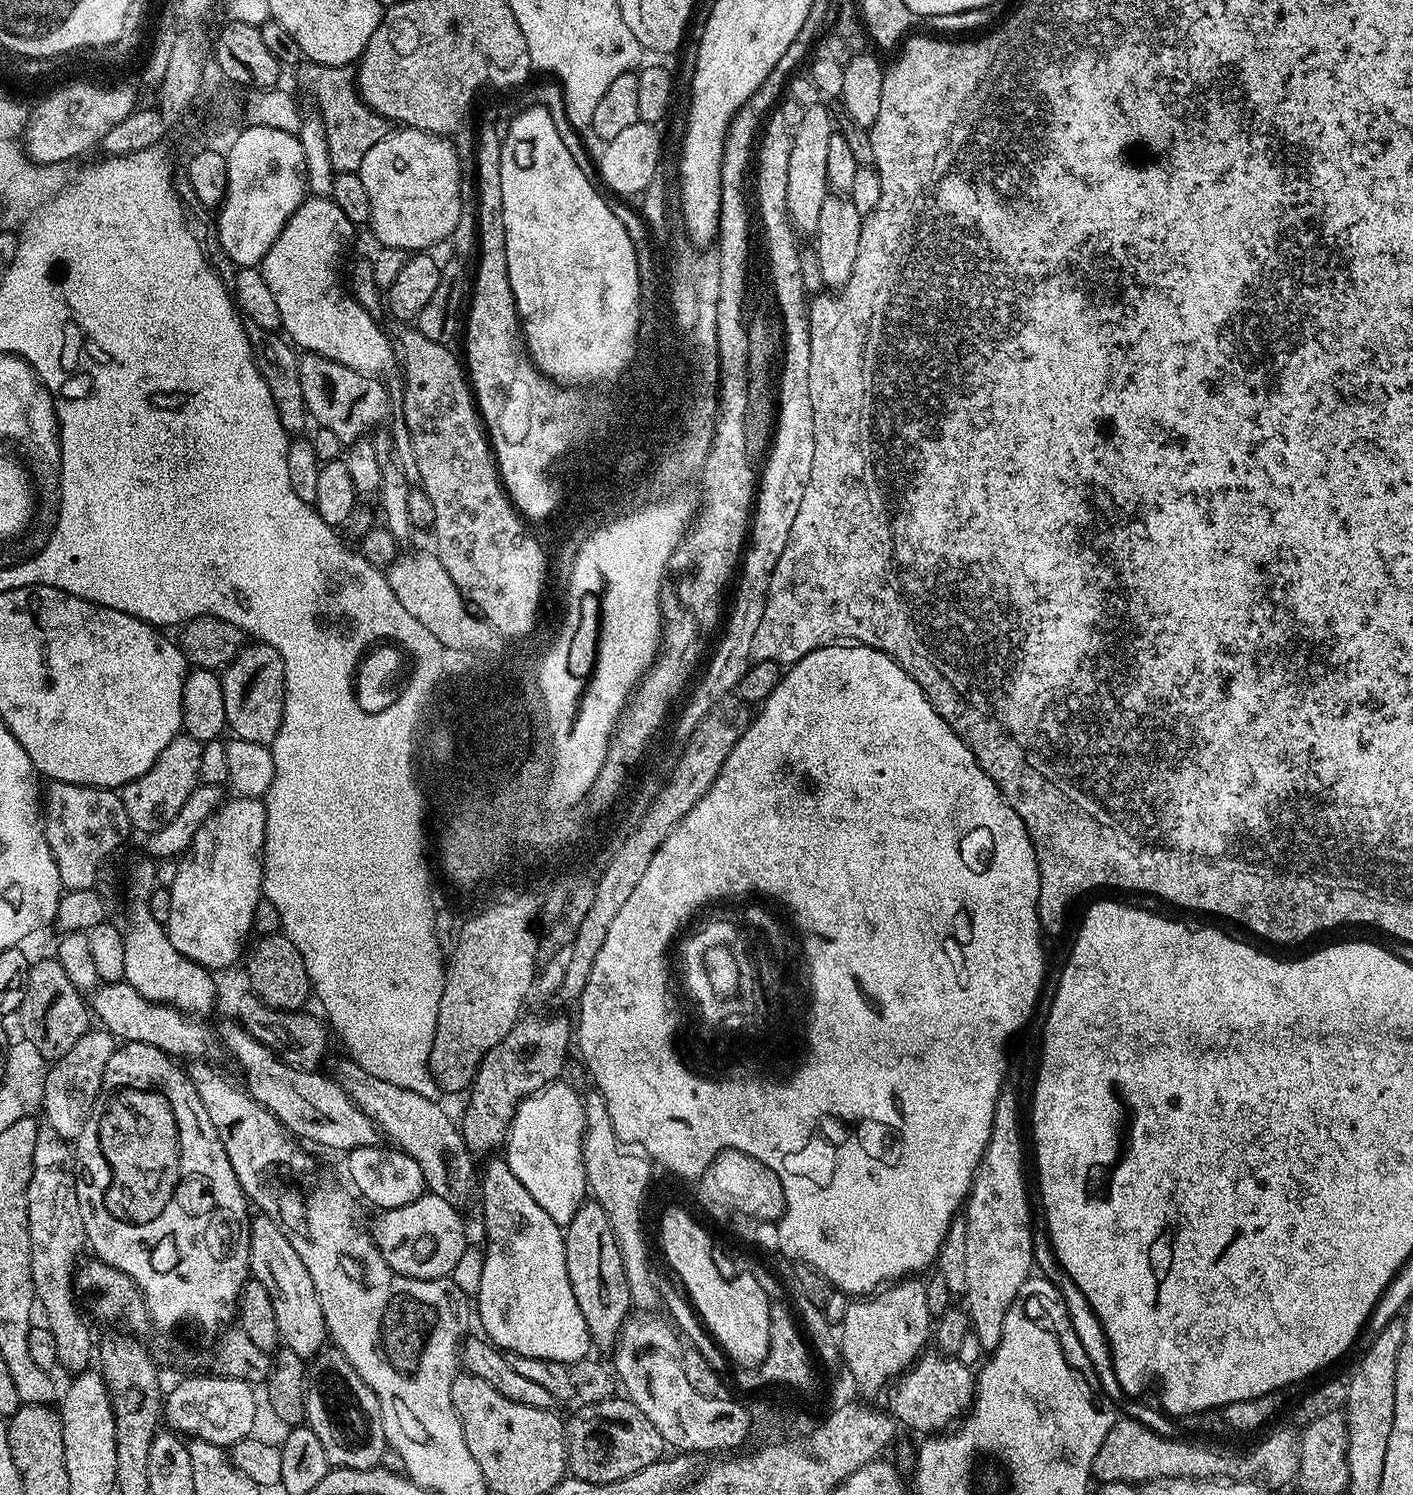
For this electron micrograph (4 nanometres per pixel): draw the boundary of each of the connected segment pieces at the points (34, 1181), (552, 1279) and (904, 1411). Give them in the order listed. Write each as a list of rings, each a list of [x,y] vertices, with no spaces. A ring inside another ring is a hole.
[[[41,1127],[38,1142],[34,1142],[34,1166],[28,1187],[32,1281],[39,1307],[44,1307],[43,1323],[55,1339],[57,1365],[64,1367],[68,1374],[85,1371],[94,1360],[94,1340],[92,1344],[92,1336],[84,1325],[85,1313],[82,1308],[80,1313],[74,1291],[74,1269],[81,1259],[80,1251],[86,1248],[82,1210],[76,1193],[77,1168],[69,1141],[52,1128]]]
[[[492,1232],[486,1244],[492,1248],[492,1252],[483,1249],[482,1278],[474,1297],[476,1312],[484,1327],[483,1335],[505,1353],[546,1358],[569,1366],[587,1357],[594,1345],[588,1333],[586,1318],[582,1318],[582,1310],[578,1310],[578,1302],[570,1286],[564,1232]]]
[[[925,1351],[920,1359],[904,1373],[897,1376],[887,1389],[887,1411],[901,1425],[923,1434],[940,1434],[951,1429],[967,1413],[976,1398],[977,1373],[955,1355],[939,1356],[939,1351]]]

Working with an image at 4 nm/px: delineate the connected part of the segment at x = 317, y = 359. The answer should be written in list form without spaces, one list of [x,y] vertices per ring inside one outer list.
[[[304,354],[299,357],[298,374],[302,398],[307,415],[319,427],[338,434],[341,445],[349,446],[365,435],[367,428],[375,429],[380,419],[387,414],[388,392],[379,379],[354,370],[342,362],[334,362],[325,356]]]

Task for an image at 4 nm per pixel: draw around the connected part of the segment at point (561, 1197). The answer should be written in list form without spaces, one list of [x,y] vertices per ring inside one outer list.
[[[565,1082],[548,1084],[543,1092],[528,1096],[516,1107],[512,1126],[506,1141],[506,1159],[514,1178],[522,1182],[522,1186],[530,1192],[534,1201],[542,1206],[546,1213],[561,1228],[567,1229],[568,1224],[578,1214],[578,1210],[586,1202],[589,1195],[588,1179],[584,1169],[584,1105],[585,1101]]]

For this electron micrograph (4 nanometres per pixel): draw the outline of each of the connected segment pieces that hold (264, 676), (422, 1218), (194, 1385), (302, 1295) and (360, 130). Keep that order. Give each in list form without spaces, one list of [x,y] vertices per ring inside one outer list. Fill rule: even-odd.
[[[252,642],[243,648],[220,676],[226,724],[237,740],[271,745],[282,726],[284,713],[284,663],[270,645]]]
[[[425,1194],[413,1204],[383,1209],[370,1231],[382,1258],[398,1274],[415,1280],[443,1281],[451,1277],[466,1247],[464,1224],[459,1214],[458,1208],[450,1202]]]
[[[188,1376],[181,1384],[176,1384],[172,1388],[172,1393],[167,1393],[162,1404],[162,1416],[167,1427],[177,1434],[183,1434],[188,1438],[205,1440],[211,1444],[216,1444],[219,1448],[228,1450],[233,1444],[240,1440],[249,1439],[253,1435],[252,1427],[256,1424],[256,1392],[257,1389],[251,1384],[242,1382],[238,1378],[229,1376]]]
[[[263,1214],[253,1215],[250,1220],[248,1267],[254,1279],[266,1288],[266,1293],[270,1296],[270,1302],[273,1303],[274,1314],[277,1318],[279,1339],[282,1341],[283,1347],[294,1350],[294,1354],[298,1354],[305,1362],[311,1361],[325,1351],[330,1337],[326,1318],[322,1314],[322,1302],[318,1302],[318,1294],[314,1290],[314,1278],[310,1278],[310,1270],[306,1270],[302,1258],[298,1258],[298,1250],[294,1250],[294,1246],[290,1246],[286,1234],[282,1234],[279,1226]]]
[[[304,62],[299,65],[300,84],[312,95],[320,111],[320,124],[324,127],[324,144],[328,147],[326,158],[336,172],[359,172],[362,158],[370,154],[370,146],[382,142],[390,131],[390,121],[378,115],[360,97],[356,87],[356,73],[348,66],[326,66]]]

